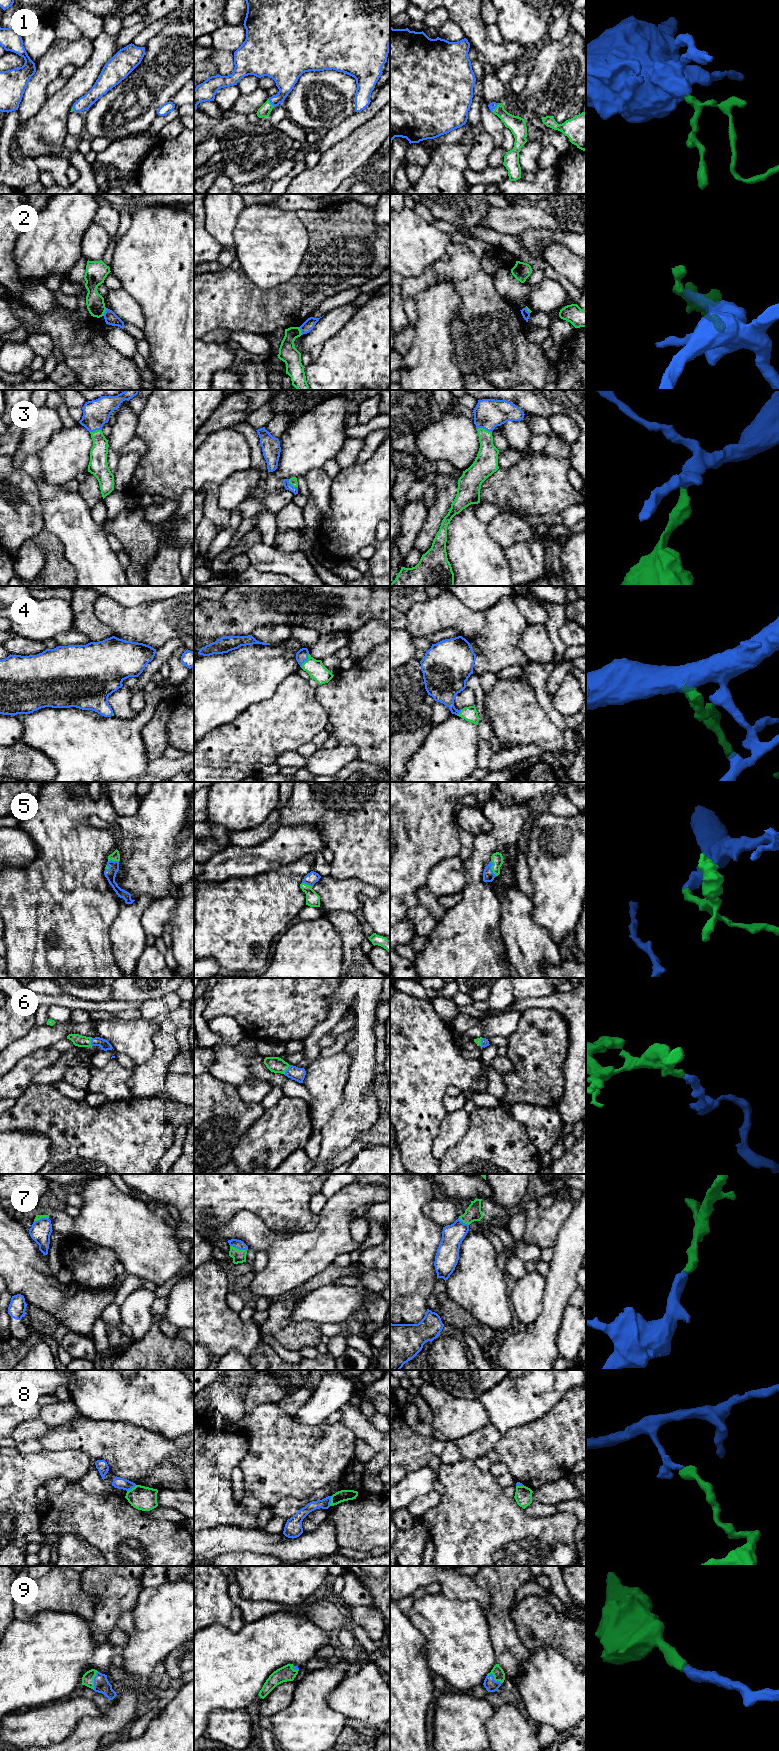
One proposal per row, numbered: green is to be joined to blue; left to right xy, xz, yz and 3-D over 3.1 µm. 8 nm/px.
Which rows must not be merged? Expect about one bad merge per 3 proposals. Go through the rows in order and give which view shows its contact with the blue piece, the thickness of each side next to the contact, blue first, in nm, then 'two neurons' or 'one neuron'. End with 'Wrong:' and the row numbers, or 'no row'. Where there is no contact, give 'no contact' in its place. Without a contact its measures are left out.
1: contact in yz; calibres 60 and 140 nm; one neuron
2: contact in xy; calibres 100 and 140 nm; two neurons
3: contact in yz; calibres 240 and 180 nm; one neuron
4: contact in xz; calibres 100 and 140 nm; one neuron
5: contact in yz; calibres 100 and 100 nm; one neuron
6: contact in xz; calibres 110 and 130 nm; one neuron
7: contact in xz; calibres 70 and 110 nm; one neuron
8: contact in xz; calibres 80 and 100 nm; two neurons
9: contact in yz; calibres 100 and 90 nm; one neuron
Wrong: 2, 8

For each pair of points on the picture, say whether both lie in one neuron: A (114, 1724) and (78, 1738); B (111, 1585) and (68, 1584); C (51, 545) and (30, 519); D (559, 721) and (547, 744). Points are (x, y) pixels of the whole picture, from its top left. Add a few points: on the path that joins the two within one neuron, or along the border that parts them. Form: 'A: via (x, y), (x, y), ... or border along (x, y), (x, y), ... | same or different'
A: via (105, 1724), (92, 1729), (87, 1734) | same
B: border along (80, 1576), (80, 1586), (94, 1598), (94, 1603) | different
C: border along (43, 529), (33, 536) | different
D: border along (542, 708), (547, 717), (561, 732) | different

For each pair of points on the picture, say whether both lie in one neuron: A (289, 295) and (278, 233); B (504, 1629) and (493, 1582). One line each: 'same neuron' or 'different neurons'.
A: different neurons
B: same neuron

